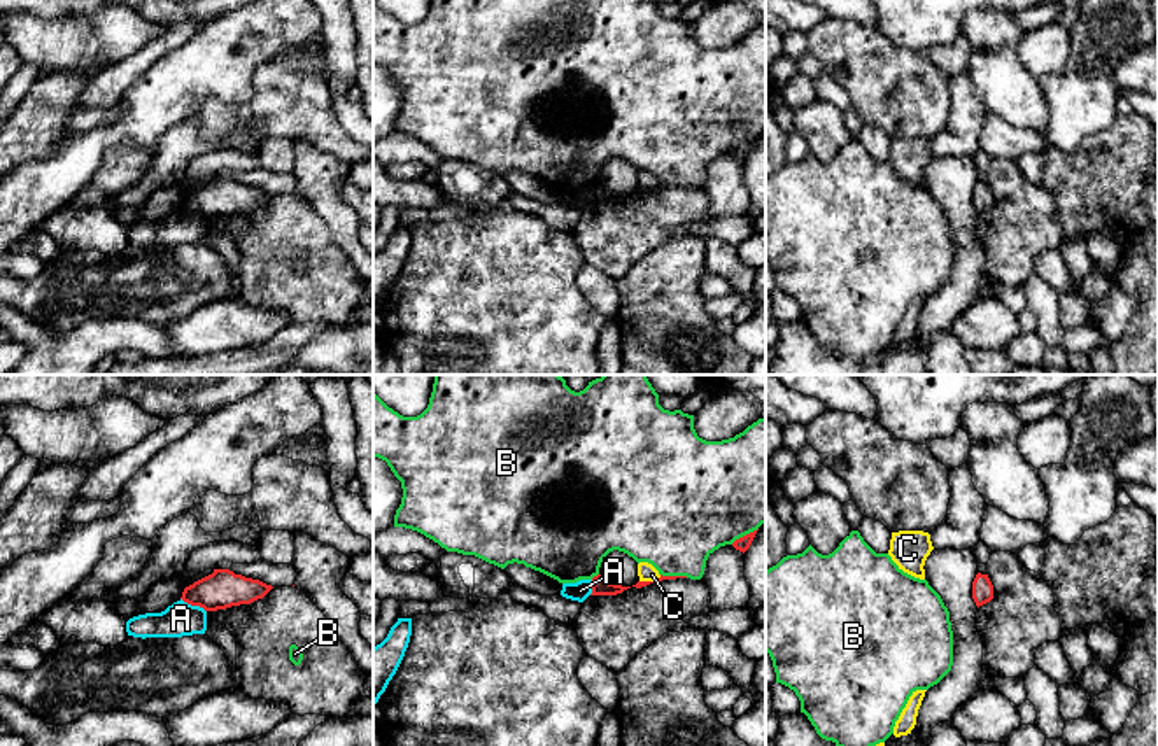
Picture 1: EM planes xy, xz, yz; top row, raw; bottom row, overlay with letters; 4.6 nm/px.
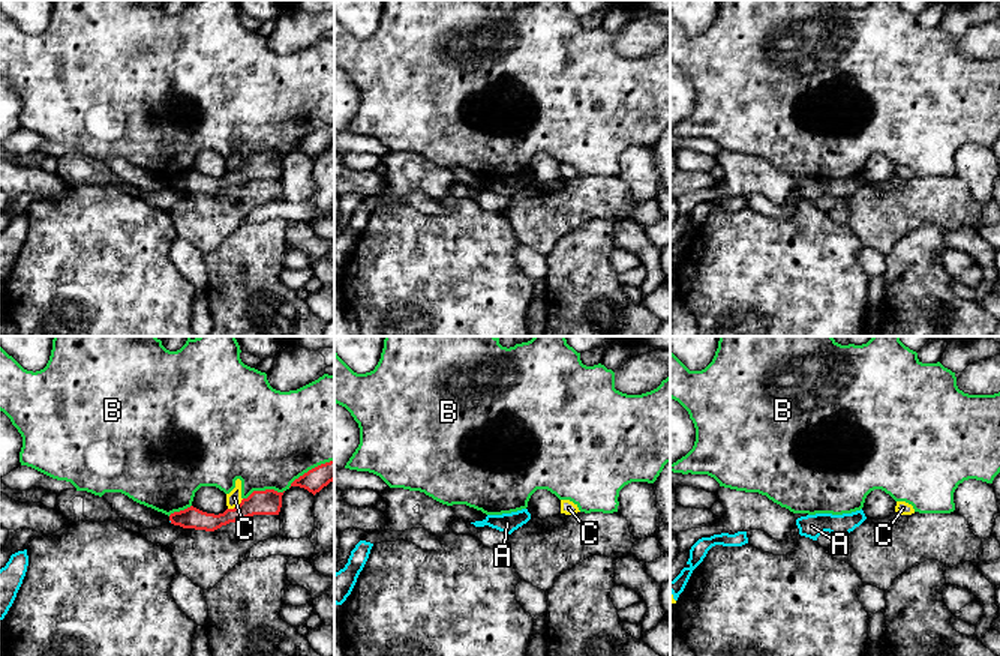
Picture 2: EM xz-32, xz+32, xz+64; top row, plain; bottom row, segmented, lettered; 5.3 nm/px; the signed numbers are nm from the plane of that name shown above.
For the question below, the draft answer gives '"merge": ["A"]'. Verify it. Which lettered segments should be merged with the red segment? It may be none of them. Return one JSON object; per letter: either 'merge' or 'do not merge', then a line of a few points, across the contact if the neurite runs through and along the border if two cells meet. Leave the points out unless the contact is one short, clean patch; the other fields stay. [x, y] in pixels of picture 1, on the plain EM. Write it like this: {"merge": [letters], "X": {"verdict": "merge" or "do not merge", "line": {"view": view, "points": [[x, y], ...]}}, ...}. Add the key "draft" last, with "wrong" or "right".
{"merge": [], "A": {"verdict": "do not merge", "line": {"view": "xy", "points": [[181, 205], [205, 219]]}}, "B": {"verdict": "do not merge"}, "C": {"verdict": "do not merge", "line": {"view": "xz", "points": [[661, 182], [656, 188], [640, 190]]}}, "draft": "wrong"}

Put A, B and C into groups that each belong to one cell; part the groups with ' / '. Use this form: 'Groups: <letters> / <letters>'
Groups: A / B / C

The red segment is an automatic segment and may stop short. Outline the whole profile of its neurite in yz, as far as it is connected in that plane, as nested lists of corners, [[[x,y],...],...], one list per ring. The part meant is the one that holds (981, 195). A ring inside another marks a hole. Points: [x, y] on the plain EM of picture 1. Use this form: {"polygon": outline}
{"polygon": [[[981,180],[976,182],[972,189],[972,207],[978,215],[993,207],[993,193],[988,182],[981,182]]]}

